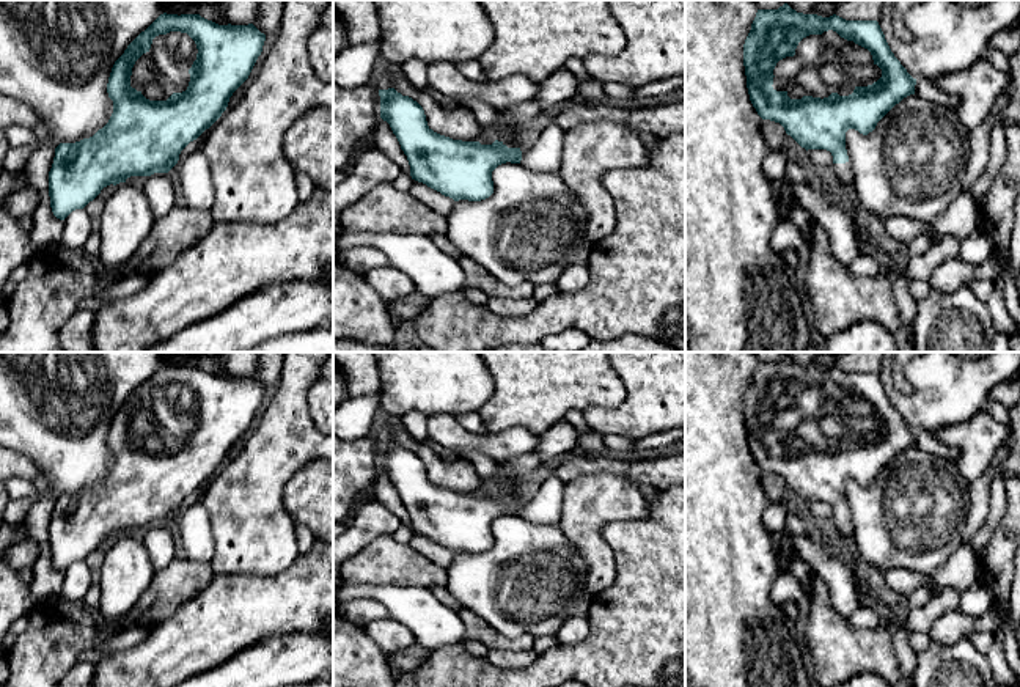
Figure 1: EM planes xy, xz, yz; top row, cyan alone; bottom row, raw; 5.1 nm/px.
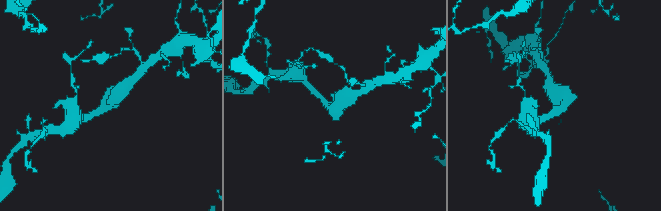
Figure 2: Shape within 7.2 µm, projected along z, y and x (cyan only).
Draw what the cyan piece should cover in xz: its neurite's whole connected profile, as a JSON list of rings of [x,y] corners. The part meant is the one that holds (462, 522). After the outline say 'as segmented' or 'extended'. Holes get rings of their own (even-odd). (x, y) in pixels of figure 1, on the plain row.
[[[394,440],[379,442],[379,448],[380,470],[390,476],[407,508],[412,531],[454,553],[489,550],[493,546],[492,524],[506,514],[522,516],[525,520],[544,525],[558,524],[561,519],[564,483],[555,475],[549,476],[534,497],[522,505],[520,500],[508,500],[498,492],[492,497],[481,497],[479,494],[462,494],[440,487],[427,478],[423,459],[412,450],[402,448]]]; extended

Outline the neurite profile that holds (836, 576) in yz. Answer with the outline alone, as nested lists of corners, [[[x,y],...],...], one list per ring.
[[[792,536],[783,542],[778,558],[780,574],[791,572],[794,560],[806,563],[811,574],[825,583],[831,607],[844,618],[861,607],[852,571],[842,560],[827,555],[808,536]]]

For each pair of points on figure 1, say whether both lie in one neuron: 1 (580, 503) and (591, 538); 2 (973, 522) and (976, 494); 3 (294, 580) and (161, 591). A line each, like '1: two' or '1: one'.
1: one
2: one
3: two

